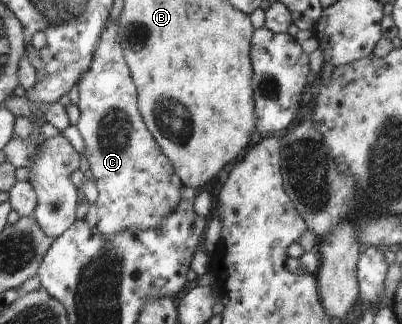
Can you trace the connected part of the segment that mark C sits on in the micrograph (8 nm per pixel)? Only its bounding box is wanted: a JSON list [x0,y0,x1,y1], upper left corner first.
[76,20,185,237]

